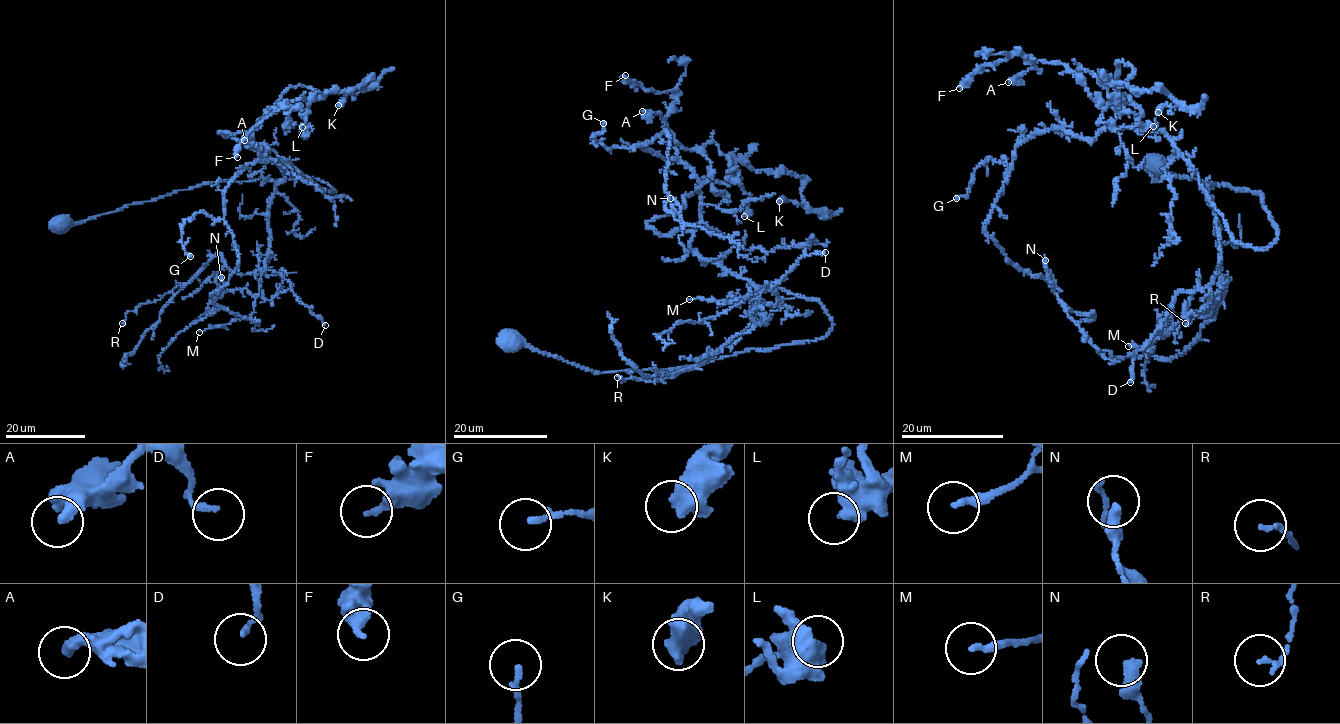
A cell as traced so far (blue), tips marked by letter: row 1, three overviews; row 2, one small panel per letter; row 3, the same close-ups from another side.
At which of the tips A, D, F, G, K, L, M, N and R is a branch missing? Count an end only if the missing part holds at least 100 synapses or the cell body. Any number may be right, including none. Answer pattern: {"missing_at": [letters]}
{"missing_at": []}

